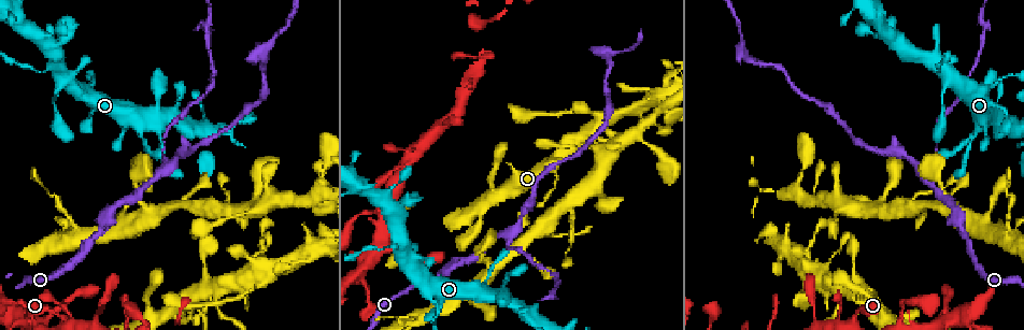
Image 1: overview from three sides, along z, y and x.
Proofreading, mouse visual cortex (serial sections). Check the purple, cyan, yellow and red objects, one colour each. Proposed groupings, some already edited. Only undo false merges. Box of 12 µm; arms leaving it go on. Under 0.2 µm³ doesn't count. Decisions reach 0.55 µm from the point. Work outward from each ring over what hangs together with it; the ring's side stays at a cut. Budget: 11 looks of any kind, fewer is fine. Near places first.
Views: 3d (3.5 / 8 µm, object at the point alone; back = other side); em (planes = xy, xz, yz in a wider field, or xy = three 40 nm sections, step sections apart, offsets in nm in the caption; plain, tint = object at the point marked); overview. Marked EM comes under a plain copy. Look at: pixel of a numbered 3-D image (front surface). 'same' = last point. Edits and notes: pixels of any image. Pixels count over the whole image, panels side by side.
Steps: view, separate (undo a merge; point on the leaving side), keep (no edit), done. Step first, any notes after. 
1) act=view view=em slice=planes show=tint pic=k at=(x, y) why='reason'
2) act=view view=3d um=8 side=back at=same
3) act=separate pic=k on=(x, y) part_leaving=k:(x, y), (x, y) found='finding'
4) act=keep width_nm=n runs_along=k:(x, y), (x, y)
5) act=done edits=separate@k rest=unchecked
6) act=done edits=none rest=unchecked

act=view view=3d um=3.5 pic=1 at=(924, 178) why='three-way junction'

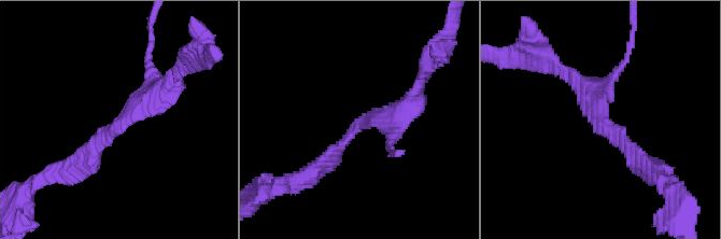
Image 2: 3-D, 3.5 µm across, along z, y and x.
act=view view=em slice=xy step=5 show=tint pic=2 at=(596, 118) arms=3 arm_widths_nm=200,200,350

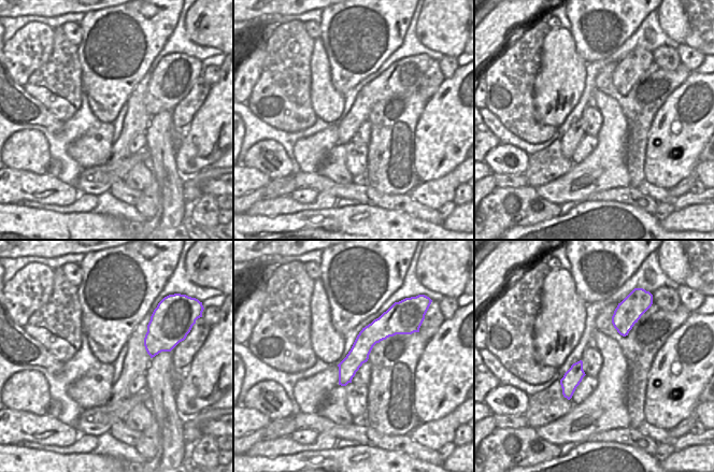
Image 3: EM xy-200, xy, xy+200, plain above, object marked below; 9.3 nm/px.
act=keep runs_along=3:(387, 315), (363, 343), (341, 382) found='continuous, no second cell'

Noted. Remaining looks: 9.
act=view view=3d um=3.5 pic=1 at=(216, 285) why='sharp bend'

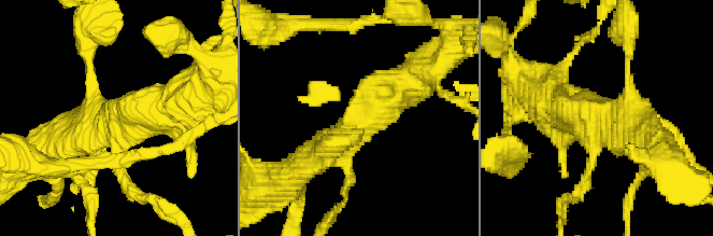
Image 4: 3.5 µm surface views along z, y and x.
act=view view=em slice=planes show=tint pic=4 at=(607, 115) why='shape alone is not enough'

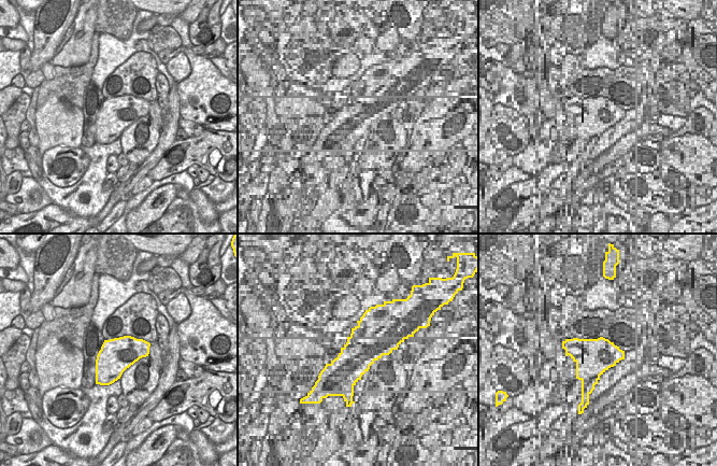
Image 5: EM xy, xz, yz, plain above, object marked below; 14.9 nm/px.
act=view view=em slice=xy step=1 show=tint at=same

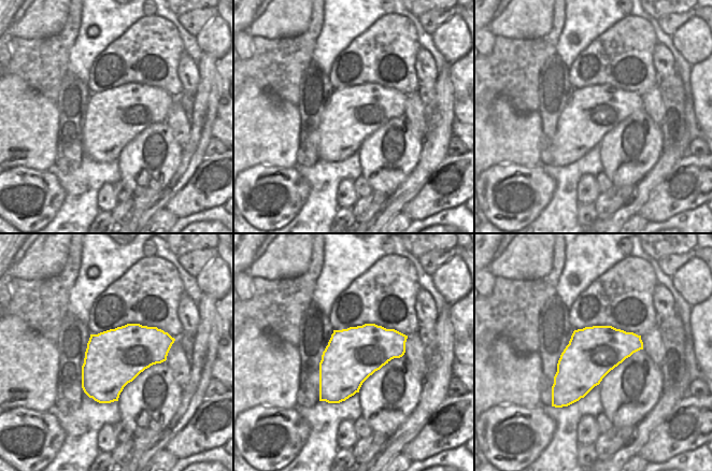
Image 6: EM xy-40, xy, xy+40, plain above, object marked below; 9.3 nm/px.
act=keep width_nm=500 runs_along=4:(302, 165), (412, 80) found='one cell here'

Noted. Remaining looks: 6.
act=view view=3d um=3.5 pic=1 at=(856, 313) why='sudden change in width'

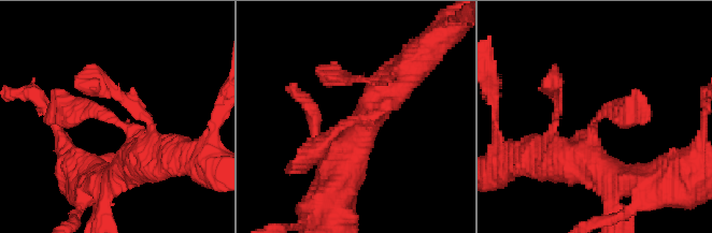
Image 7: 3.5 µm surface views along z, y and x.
act=view view=em slice=xy step=3 show=tint pic=7 at=(360, 116)

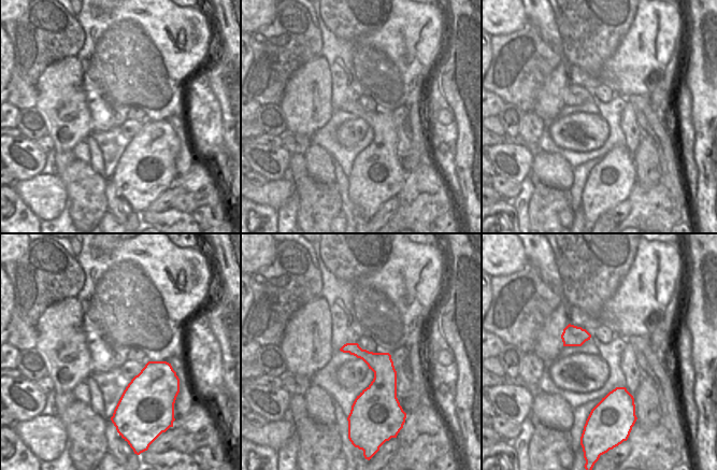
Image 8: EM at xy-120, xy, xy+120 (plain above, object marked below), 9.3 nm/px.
act=keep runs_along=7:(65, 103), (133, 135), (117, 178) found='continuous, no second cell'

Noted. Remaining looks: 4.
act=view view=3d um=3.5 pic=1 at=(359, 271) why='small branch off a trunk'

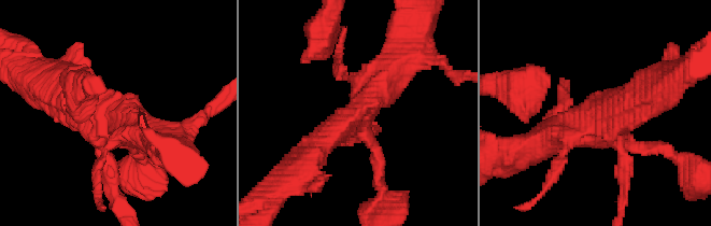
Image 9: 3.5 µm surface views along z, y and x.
act=view view=em slice=xy step=5 show=tint pic=9 at=(363, 116) arms=4 arm_widths_nm=150,200,350,500

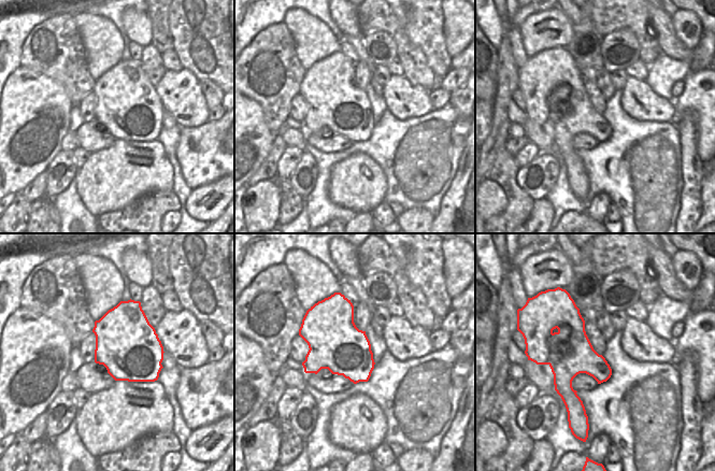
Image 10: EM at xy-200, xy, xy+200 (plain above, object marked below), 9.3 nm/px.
act=view view=em slice=xy step=1 show=tint at=same

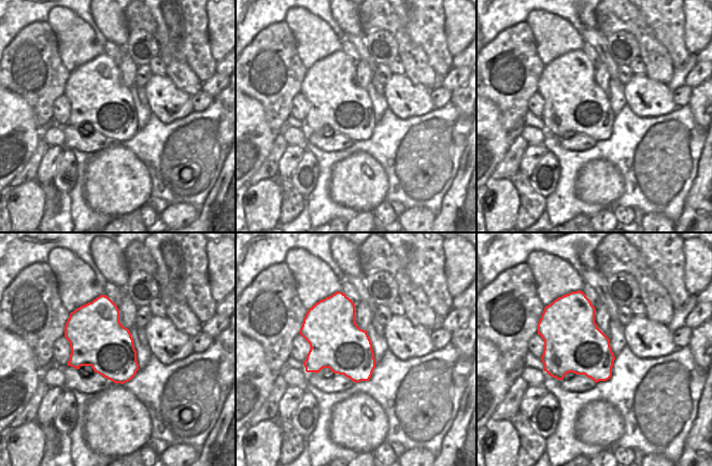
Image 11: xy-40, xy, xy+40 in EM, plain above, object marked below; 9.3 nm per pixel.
act=keep runs_along=9:(401, 59), (361, 114), (312, 151) found='one cell here'

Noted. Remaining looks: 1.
act=done edits=none rest=unchecked

